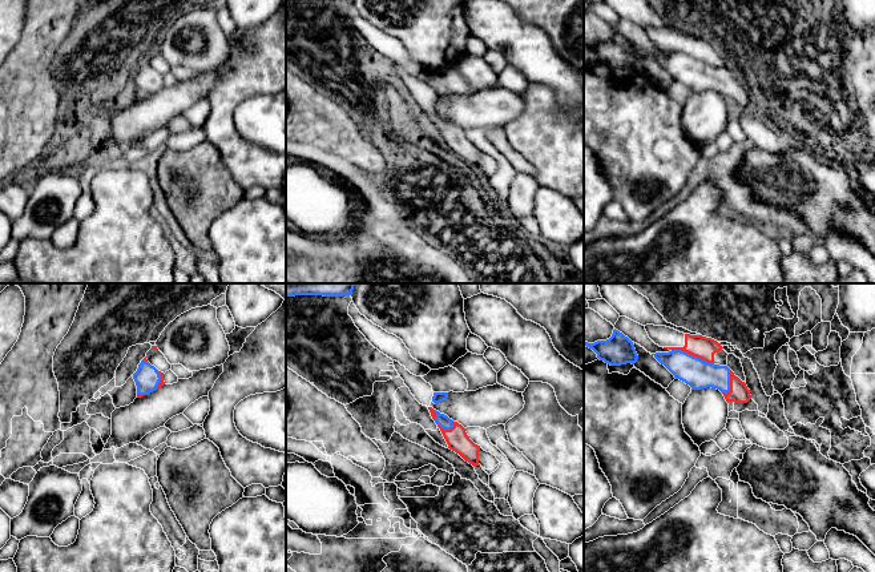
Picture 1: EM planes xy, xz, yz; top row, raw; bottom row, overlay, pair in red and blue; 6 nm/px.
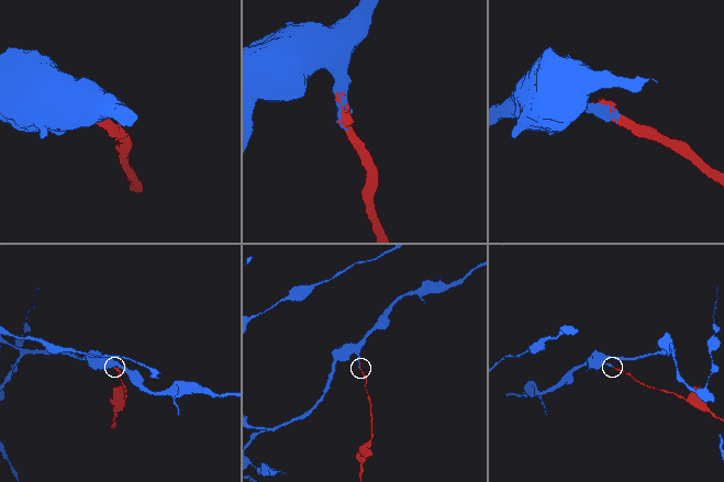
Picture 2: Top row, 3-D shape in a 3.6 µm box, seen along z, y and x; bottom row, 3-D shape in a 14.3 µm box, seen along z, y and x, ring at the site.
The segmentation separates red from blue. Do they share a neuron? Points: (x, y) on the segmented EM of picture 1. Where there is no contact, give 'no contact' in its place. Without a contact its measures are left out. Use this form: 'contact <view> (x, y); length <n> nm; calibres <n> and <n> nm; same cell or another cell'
contact yz (693, 355); length 280 nm; calibres 140 and 180 nm; same cell

